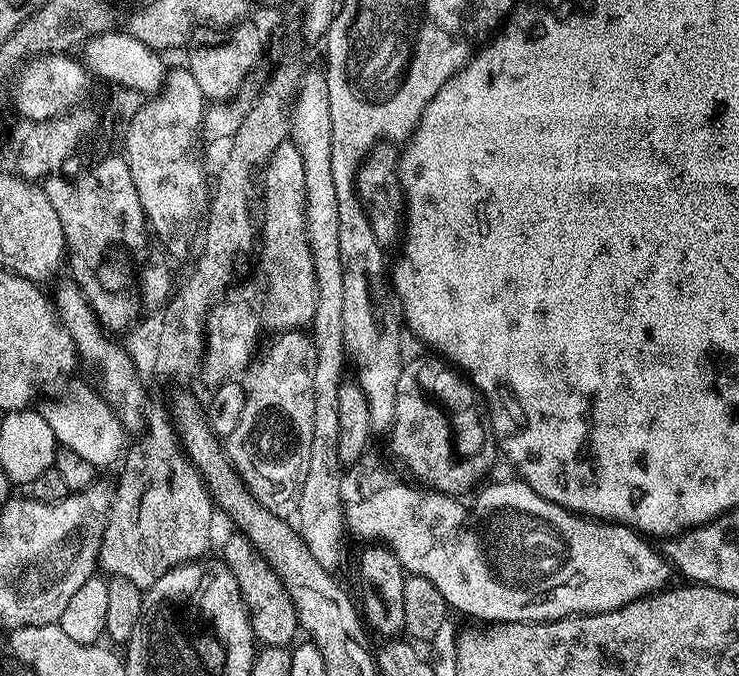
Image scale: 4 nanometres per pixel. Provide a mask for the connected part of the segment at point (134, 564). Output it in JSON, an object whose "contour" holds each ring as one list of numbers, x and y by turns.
{"contour":[[164,412,147,413,143,424,142,435,127,445,126,451,122,457,122,463,119,465,120,477,116,480,116,493,112,496,112,501,108,504,108,517,104,520,104,533,100,536,100,556,98,552,98,564,105,568,103,571,109,577,121,576,122,578,130,578,130,582,134,582,134,586,138,586,141,590,147,590,156,585,158,578,162,578,162,574,166,574,171,568,177,564,184,564,190,560,203,557,204,552,208,548,208,535,212,532,212,512,214,513,214,501,209,493,204,479,200,476,199,470,192,465,191,460,185,455,181,441,178,439,178,428,174,423,173,417,168,416]]}

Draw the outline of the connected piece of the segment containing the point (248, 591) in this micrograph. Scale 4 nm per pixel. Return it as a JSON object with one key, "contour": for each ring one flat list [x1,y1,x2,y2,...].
{"contour":[[239,530,233,533,233,536,228,536,224,540,222,559,238,582,238,590,248,608,252,633,264,646,282,648,291,645,297,639,295,636,300,628,300,619,296,616,290,594,286,594,286,586,278,578,276,571,268,565,264,555,257,552,255,546,244,537,244,533]]}

